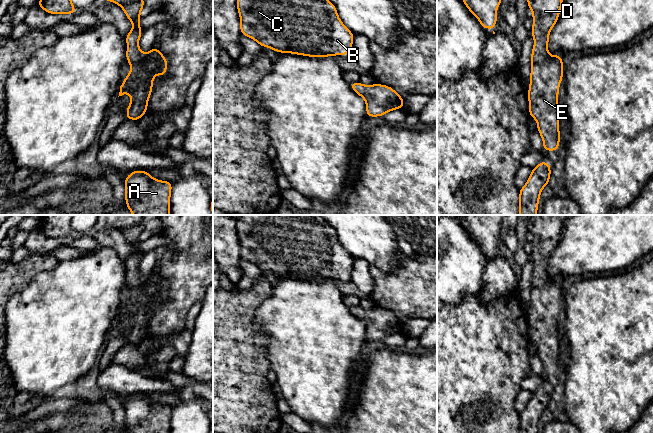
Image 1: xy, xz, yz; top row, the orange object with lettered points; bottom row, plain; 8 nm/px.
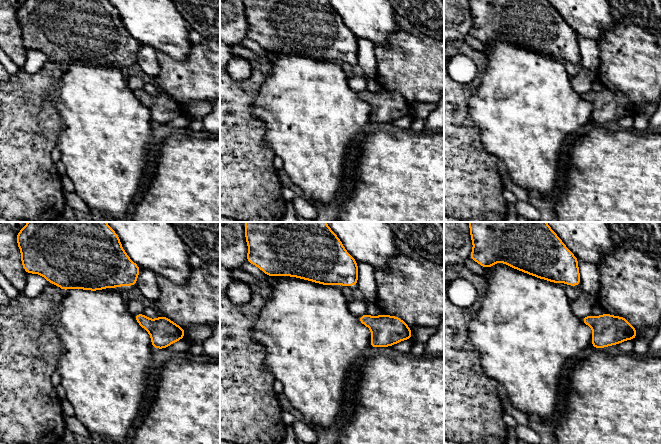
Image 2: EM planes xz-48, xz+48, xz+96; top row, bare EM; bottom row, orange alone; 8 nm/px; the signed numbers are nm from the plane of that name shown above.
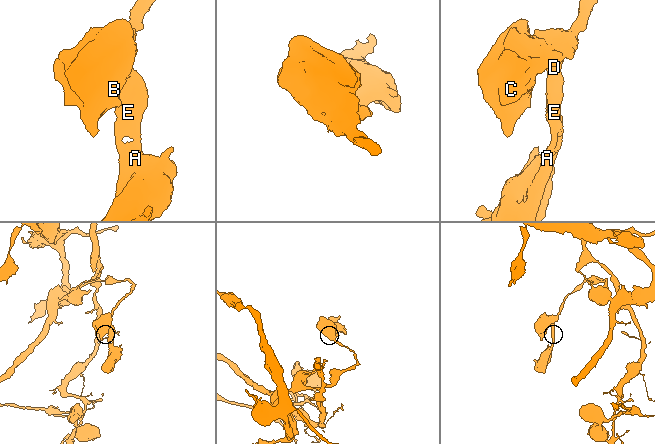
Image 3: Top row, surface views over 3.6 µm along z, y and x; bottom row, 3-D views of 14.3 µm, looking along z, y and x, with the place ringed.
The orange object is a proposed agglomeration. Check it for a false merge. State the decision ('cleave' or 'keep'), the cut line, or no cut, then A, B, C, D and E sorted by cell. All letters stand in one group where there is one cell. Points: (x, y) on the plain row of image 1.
keep | no cut | A B C D E

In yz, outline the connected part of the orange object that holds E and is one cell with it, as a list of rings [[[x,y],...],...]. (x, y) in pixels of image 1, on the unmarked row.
[[[527,215],[528,233],[533,236],[530,255],[534,262],[531,275],[530,308],[528,311],[529,339],[537,346],[543,365],[543,375],[558,375],[558,319],[563,304],[562,279],[548,277],[549,259],[556,249],[564,221],[557,215]]]

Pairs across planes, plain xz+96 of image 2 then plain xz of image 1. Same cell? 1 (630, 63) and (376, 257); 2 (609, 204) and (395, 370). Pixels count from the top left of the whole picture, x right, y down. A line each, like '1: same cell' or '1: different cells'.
1: different cells
2: same cell

